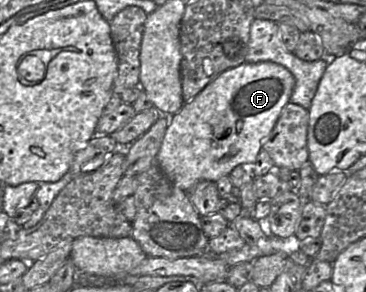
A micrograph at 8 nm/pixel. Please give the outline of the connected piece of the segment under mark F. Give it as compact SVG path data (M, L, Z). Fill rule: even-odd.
M245 61L222 72L170 117L156 163L175 187L187 192L202 180L217 182L223 176L228 176L238 165L251 166L262 150L264 140L276 125L283 108L290 102L294 85L293 74L284 66L271 61Z

